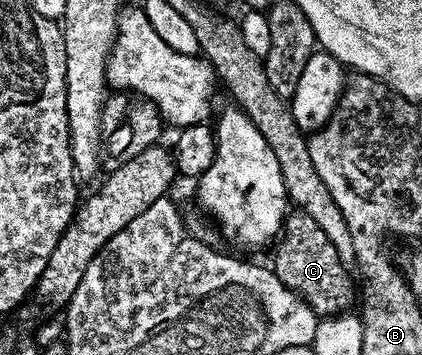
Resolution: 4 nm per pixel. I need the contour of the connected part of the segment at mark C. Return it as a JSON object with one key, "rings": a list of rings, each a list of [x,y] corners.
{"rings":[[[302,210],[289,211],[284,217],[280,245],[276,248],[276,257],[270,261],[276,277],[291,292],[302,297],[312,307],[317,317],[327,318],[347,313],[356,300],[356,288],[352,285],[349,265],[334,248],[334,242],[326,238],[322,226]]]}

